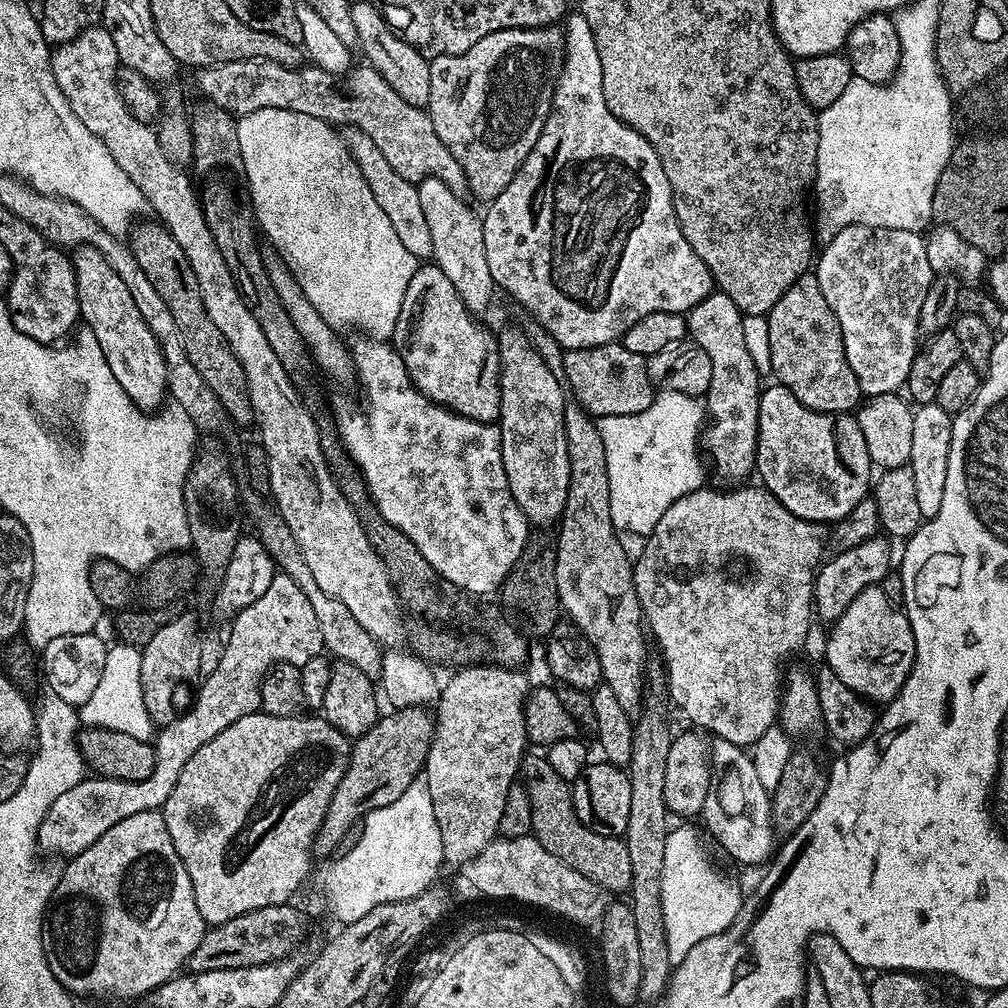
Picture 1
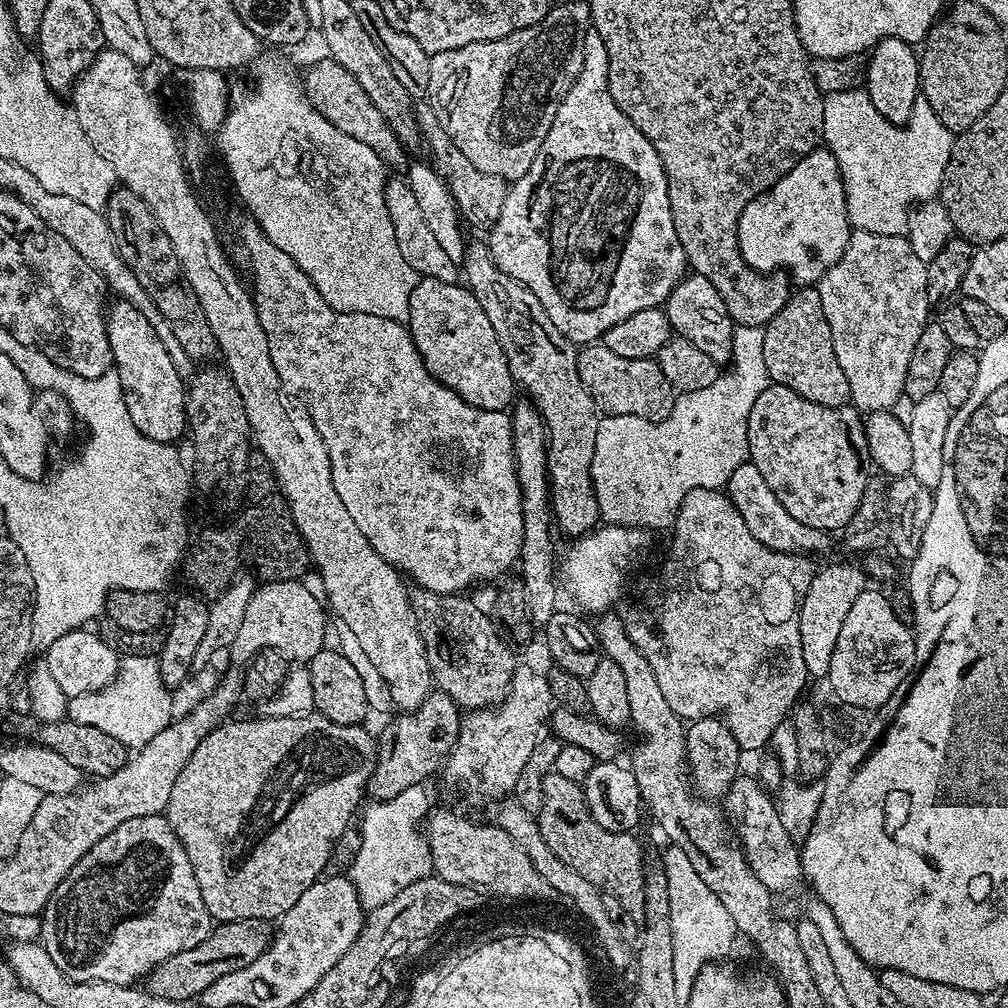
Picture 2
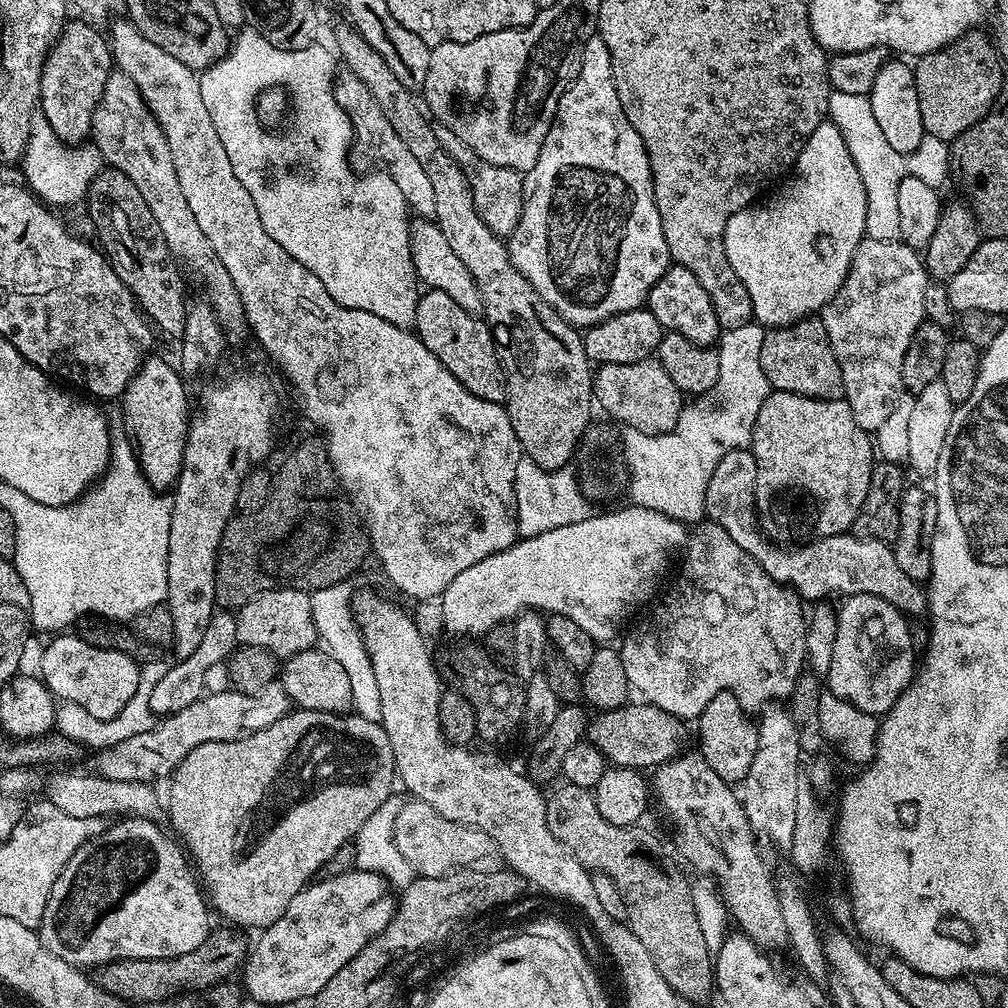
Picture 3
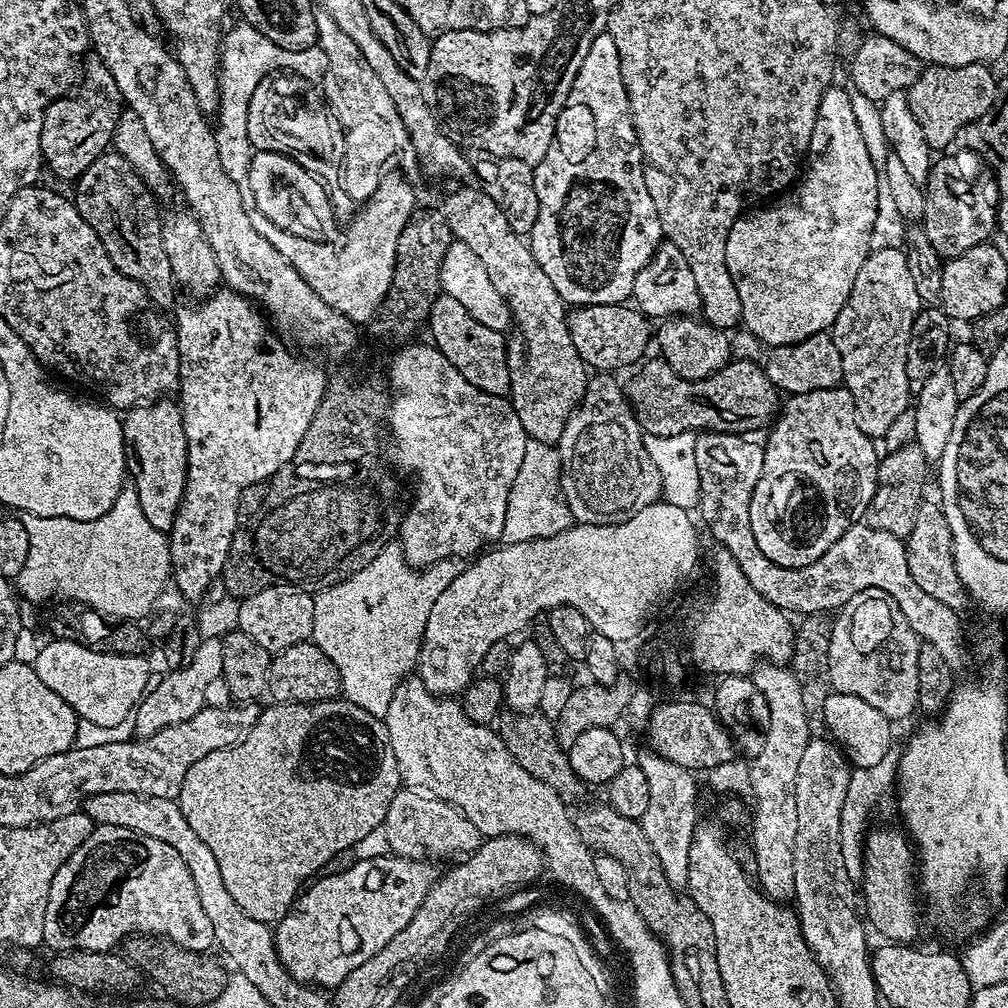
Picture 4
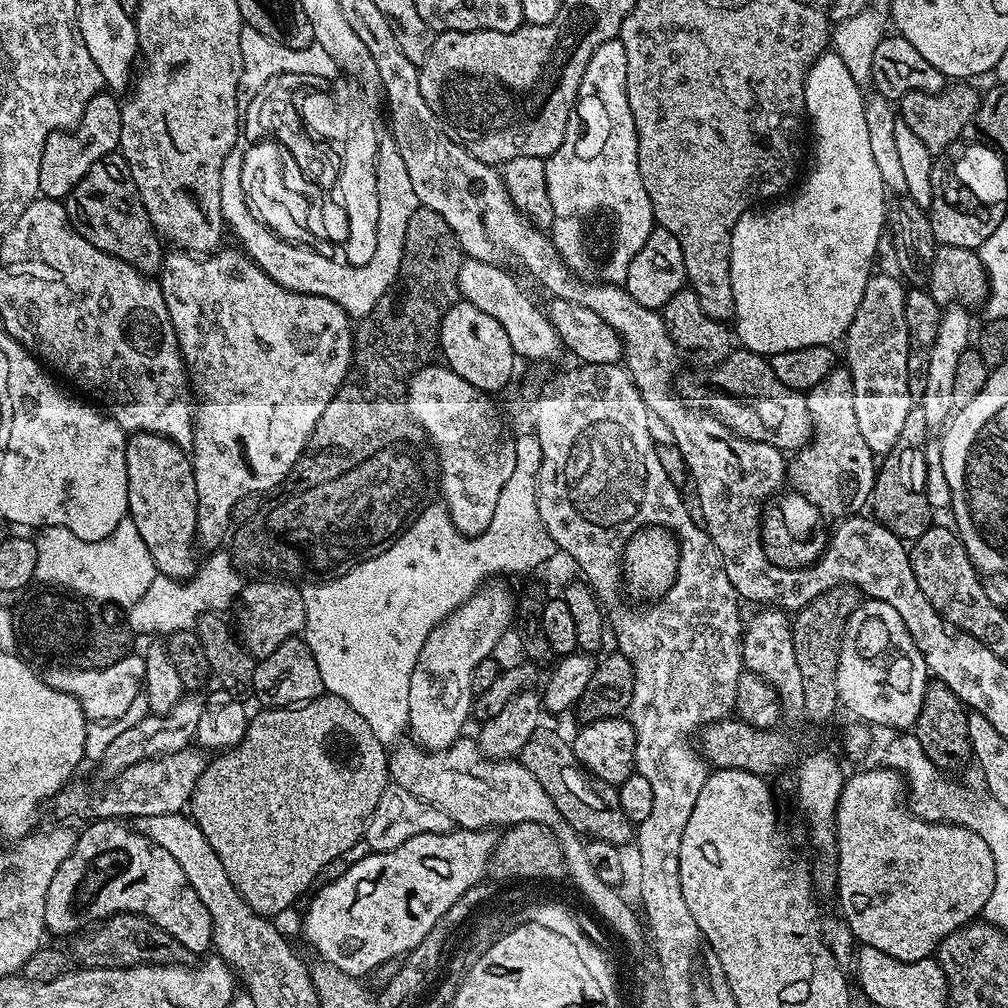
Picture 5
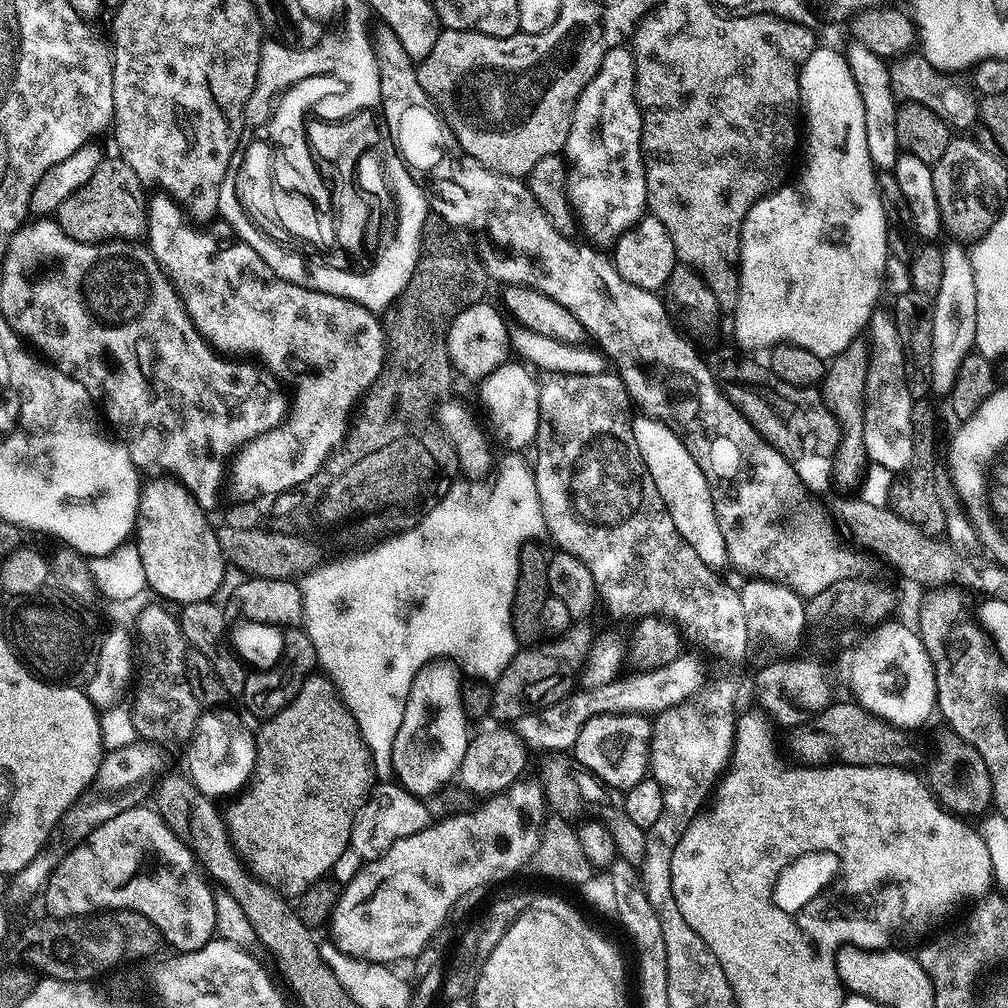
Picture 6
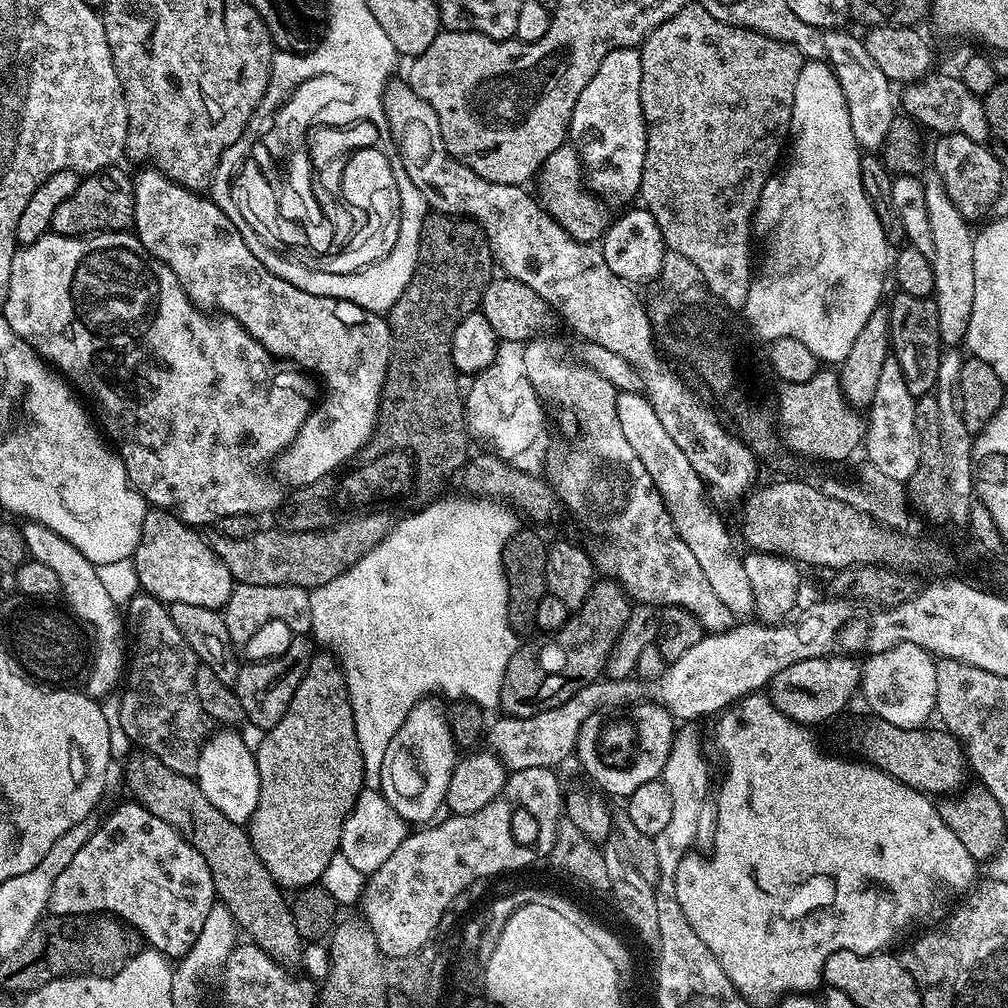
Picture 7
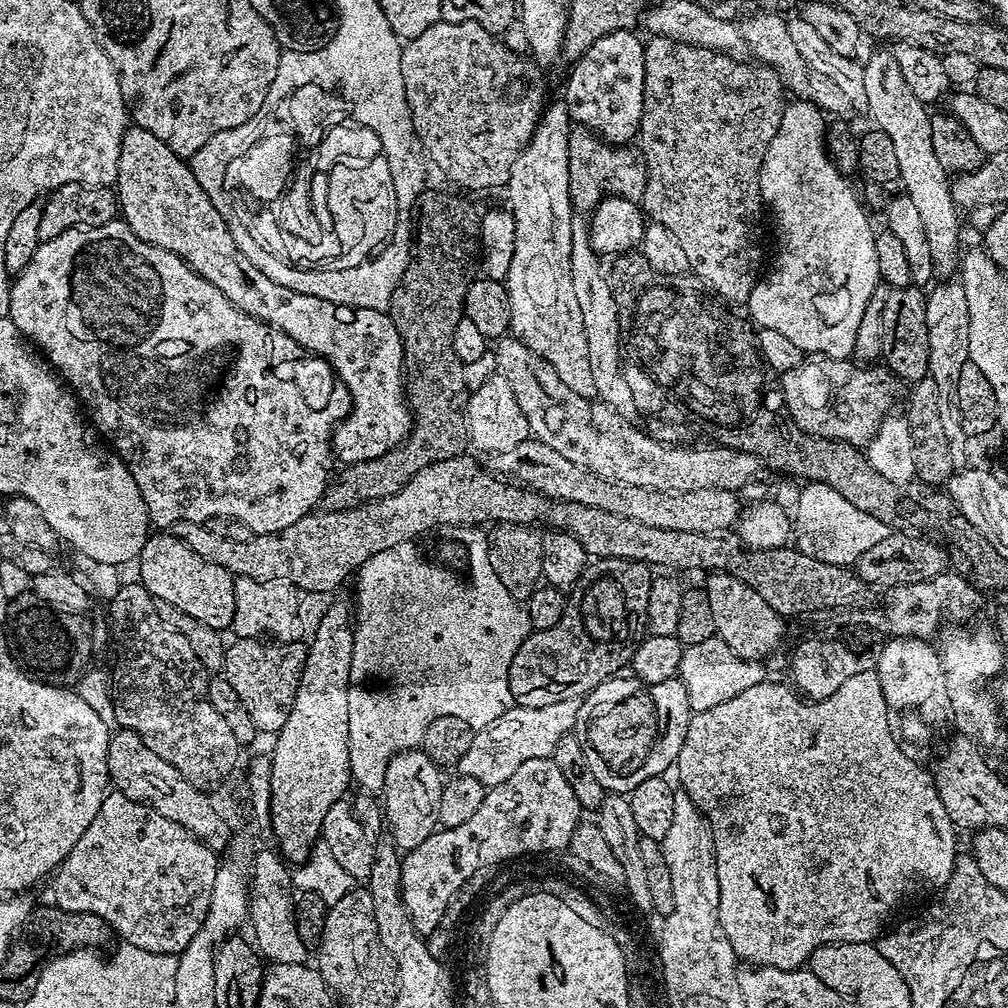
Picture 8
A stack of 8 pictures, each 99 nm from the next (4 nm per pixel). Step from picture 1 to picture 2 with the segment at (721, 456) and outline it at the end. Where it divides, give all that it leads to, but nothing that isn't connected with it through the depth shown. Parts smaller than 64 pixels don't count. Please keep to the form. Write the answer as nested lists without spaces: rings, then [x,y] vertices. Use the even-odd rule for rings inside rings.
[[[695,274],[685,275],[683,280],[674,286],[663,305],[664,313],[670,318],[673,333],[686,342],[694,342],[702,354],[714,358],[714,362],[724,366],[732,359],[733,322],[726,310],[726,302],[722,302],[722,294],[714,290],[711,282]]]

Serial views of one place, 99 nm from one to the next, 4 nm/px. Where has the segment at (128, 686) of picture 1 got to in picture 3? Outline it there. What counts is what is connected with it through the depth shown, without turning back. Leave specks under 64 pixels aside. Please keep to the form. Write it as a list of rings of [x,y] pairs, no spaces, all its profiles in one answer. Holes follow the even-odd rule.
[[[161,658],[141,667],[136,693],[114,718],[109,720],[94,718],[94,714],[82,710],[82,706],[78,706],[78,702],[63,702],[56,709],[55,731],[85,749],[92,748],[91,750],[109,748],[118,742],[126,742],[126,738],[134,738],[134,734],[146,734],[146,730],[150,730],[154,723],[154,717],[150,710],[150,694],[153,693],[154,686],[158,686],[158,678],[162,678],[162,674],[166,674],[166,670],[170,666],[169,661],[166,660]]]

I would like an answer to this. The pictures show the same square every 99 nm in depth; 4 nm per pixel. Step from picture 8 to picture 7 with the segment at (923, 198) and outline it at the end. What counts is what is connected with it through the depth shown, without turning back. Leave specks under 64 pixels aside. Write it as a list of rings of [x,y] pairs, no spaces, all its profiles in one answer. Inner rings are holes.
[[[929,174],[923,177],[922,183],[930,238],[934,238],[930,261],[935,284],[934,299],[938,306],[938,330],[945,345],[956,346],[968,332],[970,310],[974,302],[974,232],[968,229],[969,221],[956,209],[954,202],[950,202],[939,176]]]

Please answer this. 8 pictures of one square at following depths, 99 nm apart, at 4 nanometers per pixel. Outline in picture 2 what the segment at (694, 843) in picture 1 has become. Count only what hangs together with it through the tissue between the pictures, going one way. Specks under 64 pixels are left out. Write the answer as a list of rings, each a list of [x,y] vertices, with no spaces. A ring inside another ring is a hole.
[[[669,845],[664,854],[662,867],[670,886],[670,916],[672,945],[674,946],[674,990],[681,1006],[687,1005],[690,990],[696,981],[697,974],[709,962],[718,962],[732,948],[738,938],[734,918],[726,906],[719,901],[706,882],[695,873],[694,864],[690,858],[676,845]]]

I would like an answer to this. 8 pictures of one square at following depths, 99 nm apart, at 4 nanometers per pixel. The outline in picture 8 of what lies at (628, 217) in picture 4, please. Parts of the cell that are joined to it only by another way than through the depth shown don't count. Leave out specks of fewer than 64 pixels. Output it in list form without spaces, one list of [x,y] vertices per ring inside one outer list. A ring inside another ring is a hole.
[[[625,30],[622,32],[611,32],[606,34],[602,38],[598,38],[598,42],[594,42],[587,48],[584,53],[579,56],[575,61],[576,64],[572,68],[572,74],[568,78],[568,89],[565,90],[564,96],[562,96],[563,103],[568,105],[568,114],[573,121],[576,120],[581,129],[597,133],[601,140],[607,142],[612,146],[624,146],[629,142],[635,141],[637,139],[638,133],[640,131],[640,119],[642,118],[642,106],[644,105],[644,46],[645,41],[643,39],[639,40],[636,37],[637,33],[632,30]]]

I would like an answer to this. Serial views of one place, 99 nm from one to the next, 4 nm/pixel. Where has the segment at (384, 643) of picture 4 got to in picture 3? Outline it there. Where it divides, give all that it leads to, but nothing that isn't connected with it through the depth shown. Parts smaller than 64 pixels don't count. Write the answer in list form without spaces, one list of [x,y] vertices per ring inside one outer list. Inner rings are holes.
[[[345,582],[326,586],[322,590],[311,593],[312,609],[314,610],[314,626],[319,643],[334,658],[338,658],[342,670],[350,681],[352,706],[355,715],[367,720],[382,718],[382,701],[378,699],[378,682],[374,682],[374,666],[368,660],[368,651],[364,648],[364,639],[360,636],[360,628],[356,625],[356,618],[352,610],[354,588]]]

